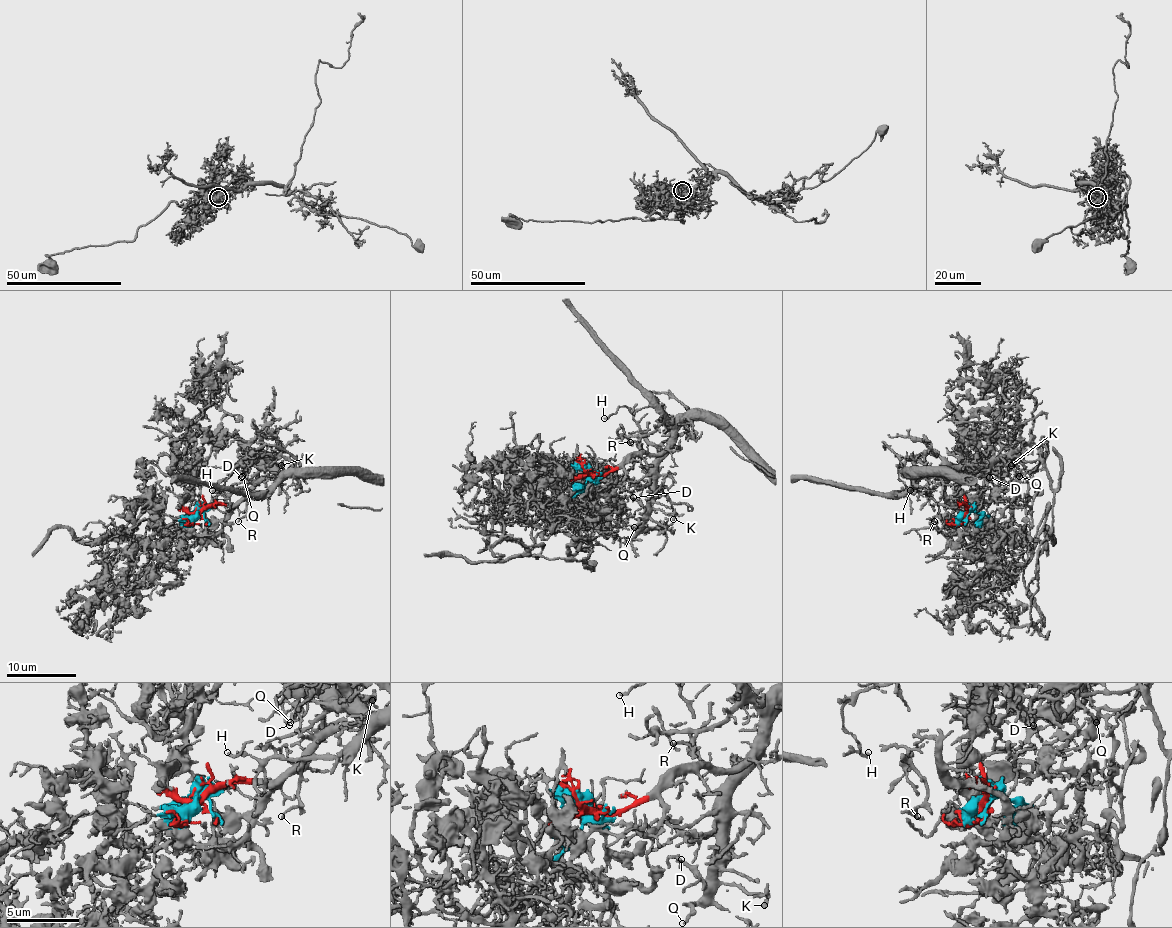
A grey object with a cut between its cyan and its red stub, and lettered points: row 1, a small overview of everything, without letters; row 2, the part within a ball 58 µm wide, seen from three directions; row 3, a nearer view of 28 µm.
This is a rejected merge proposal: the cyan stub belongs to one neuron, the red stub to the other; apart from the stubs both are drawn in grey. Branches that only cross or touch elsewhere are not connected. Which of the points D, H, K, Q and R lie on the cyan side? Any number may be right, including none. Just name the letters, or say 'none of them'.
none of them

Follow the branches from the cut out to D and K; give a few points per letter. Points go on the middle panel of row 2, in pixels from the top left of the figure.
D: (588, 471), (603, 474), (641, 453), (664, 452), (657, 467), (655, 498), (650, 507), (647, 511), (633, 497)
K: (588, 471), (603, 474), (641, 453), (664, 452), (657, 467), (655, 498), (650, 505), (673, 514), (673, 519)

